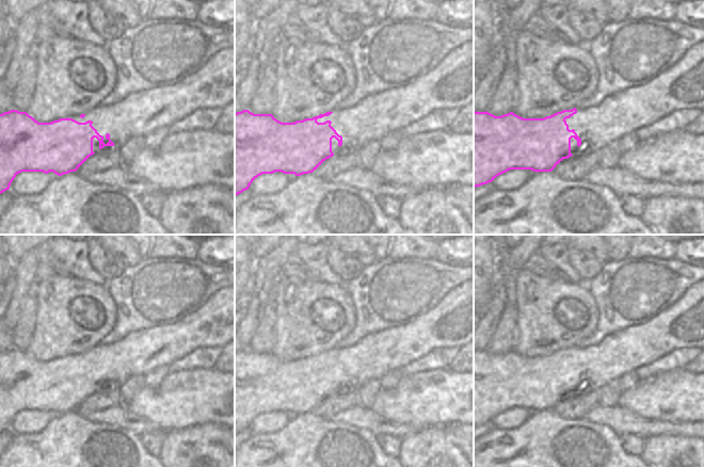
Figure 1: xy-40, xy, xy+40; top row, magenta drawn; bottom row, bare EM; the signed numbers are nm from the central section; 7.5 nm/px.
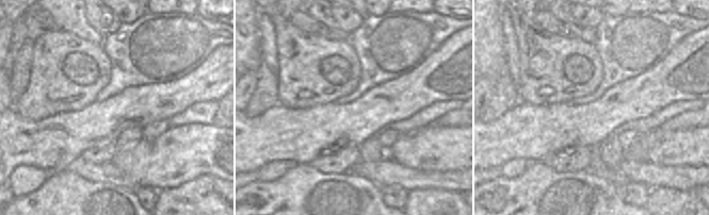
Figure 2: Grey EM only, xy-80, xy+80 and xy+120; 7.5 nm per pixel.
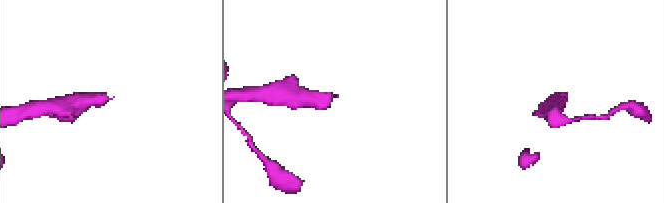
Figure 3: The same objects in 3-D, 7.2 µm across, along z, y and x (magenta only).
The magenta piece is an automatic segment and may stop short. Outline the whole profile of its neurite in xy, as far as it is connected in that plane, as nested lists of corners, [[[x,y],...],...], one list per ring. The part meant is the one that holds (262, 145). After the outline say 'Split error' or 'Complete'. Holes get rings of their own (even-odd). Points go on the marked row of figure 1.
[[[474,42],[451,50],[431,71],[410,84],[375,93],[346,110],[335,109],[313,118],[282,123],[272,114],[235,113],[235,195],[247,190],[262,174],[313,173],[342,149],[350,152],[371,140],[400,131],[435,110],[461,110],[474,101]]]. Split error.

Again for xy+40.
[[[704,41],[689,48],[669,69],[649,82],[610,95],[597,106],[585,110],[563,110],[544,118],[523,118],[513,112],[495,116],[474,111],[474,188],[492,182],[510,170],[551,172],[563,159],[582,152],[598,152],[604,146],[627,133],[646,127],[676,110],[704,110]]]. Split error.

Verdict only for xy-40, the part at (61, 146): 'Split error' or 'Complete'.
Split error.

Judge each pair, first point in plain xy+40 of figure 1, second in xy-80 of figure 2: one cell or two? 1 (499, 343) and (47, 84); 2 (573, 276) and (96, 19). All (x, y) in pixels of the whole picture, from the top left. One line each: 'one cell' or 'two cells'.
1: two cells
2: two cells

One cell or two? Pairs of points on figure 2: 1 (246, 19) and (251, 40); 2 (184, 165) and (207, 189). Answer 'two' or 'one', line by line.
1: one
2: two

